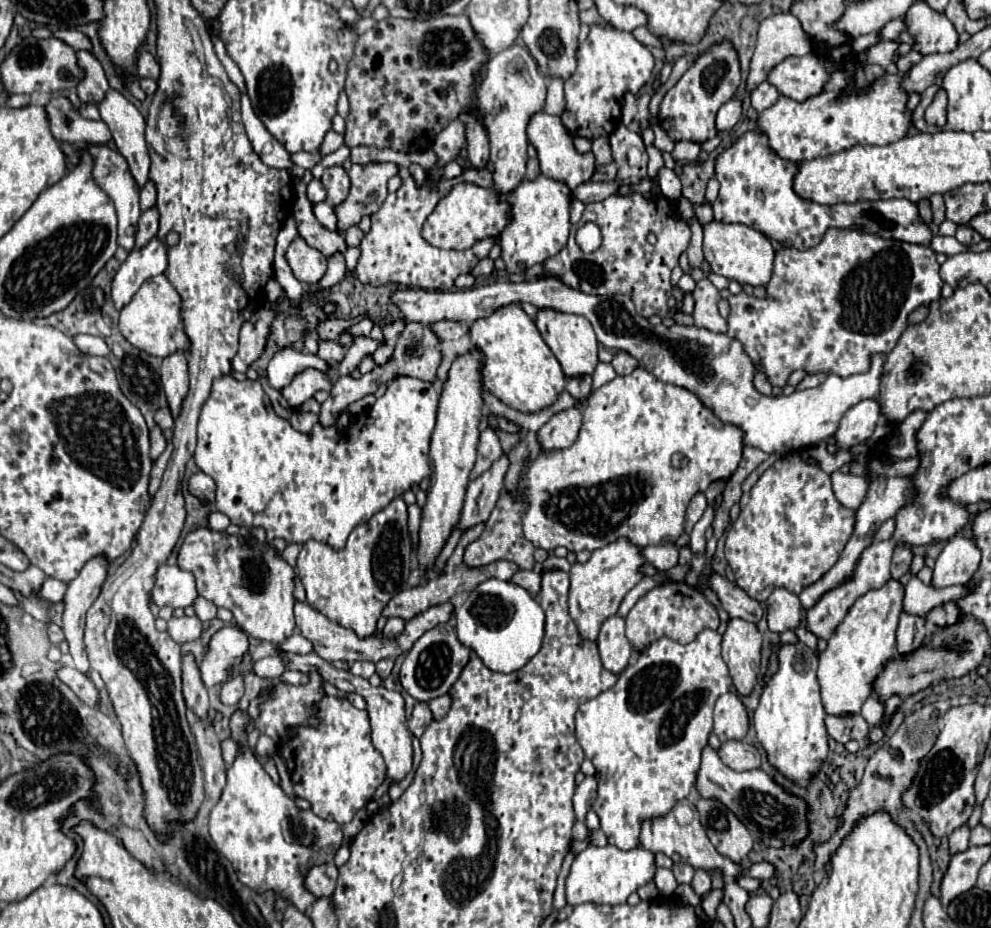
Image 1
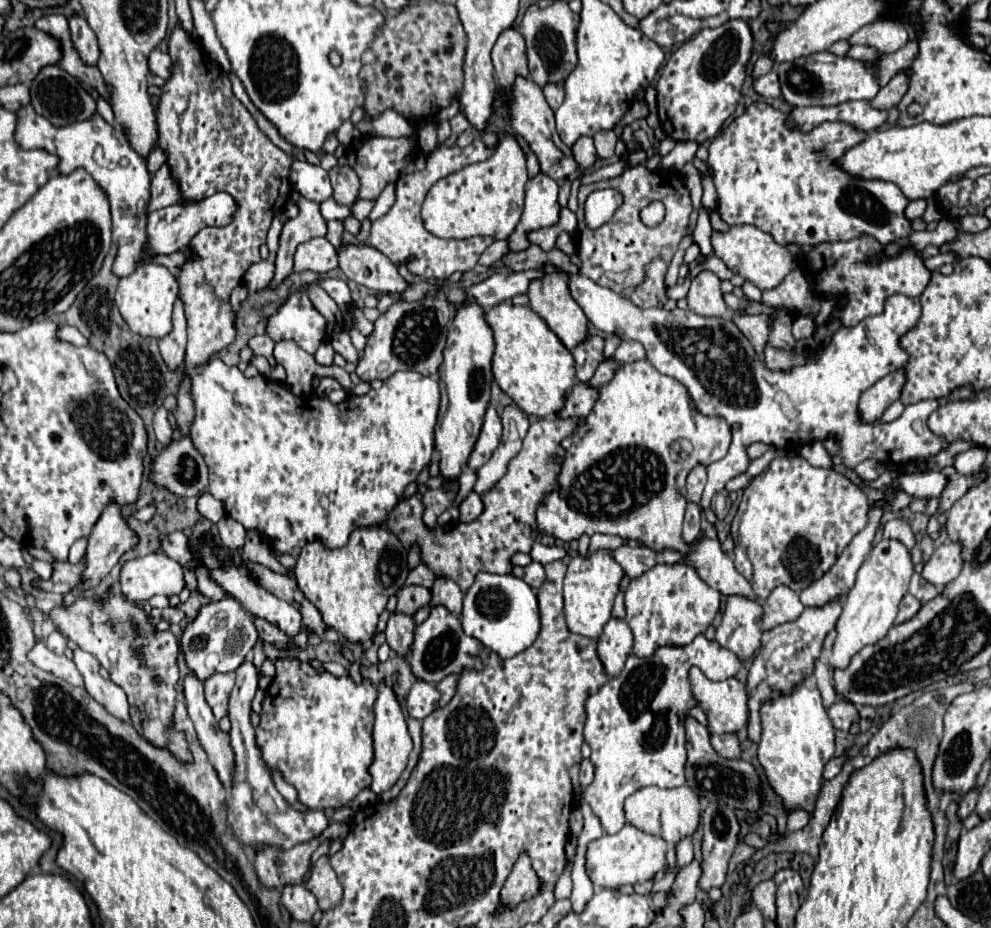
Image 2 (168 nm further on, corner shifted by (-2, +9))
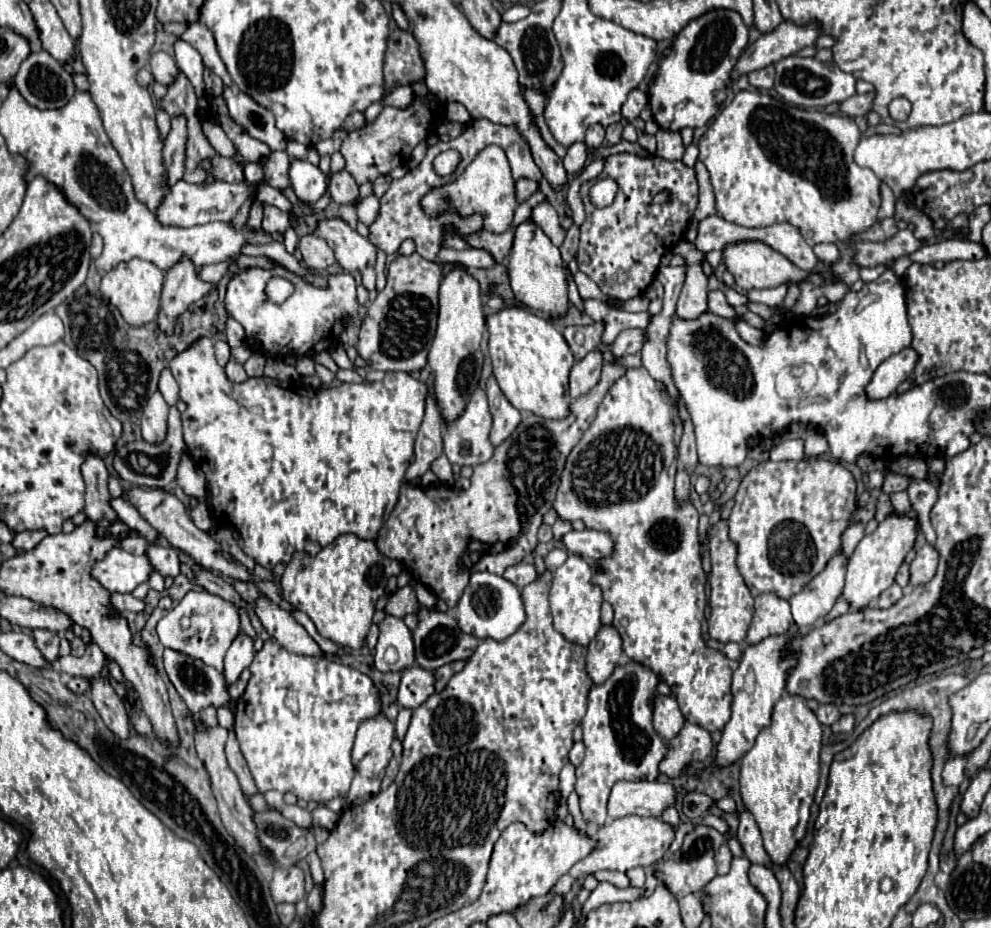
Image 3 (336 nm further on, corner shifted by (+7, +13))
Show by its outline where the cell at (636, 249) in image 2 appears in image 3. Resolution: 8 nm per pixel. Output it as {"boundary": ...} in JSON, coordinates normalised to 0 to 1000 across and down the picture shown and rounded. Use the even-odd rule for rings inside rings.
{"boundary":[[[628,164],[628,166],[620,166],[612,170],[607,190],[622,194],[624,207],[616,222],[603,224],[595,218],[595,209],[593,209],[599,194],[587,198],[585,209],[587,209],[589,224],[591,224],[591,239],[585,244],[585,267],[583,267],[581,280],[583,280],[583,289],[595,302],[599,302],[612,319],[634,323],[640,319],[648,319],[652,315],[652,310],[658,306],[662,297],[662,291],[670,272],[674,272],[680,263],[684,263],[684,259],[688,259],[688,248],[694,246],[694,239],[704,220],[702,185],[700,181],[694,181],[688,172],[676,175],[666,168],[644,168],[644,166]],[[668,205],[676,205],[678,216],[672,220],[660,220],[658,213]]]}

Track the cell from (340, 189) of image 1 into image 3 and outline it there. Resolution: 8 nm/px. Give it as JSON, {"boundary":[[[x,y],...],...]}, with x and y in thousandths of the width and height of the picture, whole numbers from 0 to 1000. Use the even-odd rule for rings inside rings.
{"boundary":[[[349,183],[335,188],[331,207],[333,207],[335,216],[341,220],[357,220],[361,216],[361,198]]]}

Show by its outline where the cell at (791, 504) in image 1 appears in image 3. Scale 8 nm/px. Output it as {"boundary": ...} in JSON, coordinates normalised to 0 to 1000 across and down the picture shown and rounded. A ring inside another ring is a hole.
{"boundary":[[[811,494],[805,498],[773,496],[759,504],[743,530],[743,543],[735,558],[737,580],[745,588],[745,614],[759,642],[781,638],[785,644],[795,647],[827,619],[836,603],[848,595],[848,578],[858,565],[862,541],[864,517],[848,498],[831,494]]]}

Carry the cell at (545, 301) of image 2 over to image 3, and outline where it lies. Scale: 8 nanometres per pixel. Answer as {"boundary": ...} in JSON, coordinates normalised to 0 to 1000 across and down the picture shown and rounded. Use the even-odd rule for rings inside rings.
{"boundary":[[[537,235],[523,241],[519,248],[519,263],[513,276],[513,295],[515,295],[517,315],[523,325],[541,336],[547,336],[553,343],[571,338],[575,325],[573,325],[573,304],[571,304],[571,293],[567,289],[565,269],[555,261],[555,256],[547,250],[547,246],[539,241]]]}

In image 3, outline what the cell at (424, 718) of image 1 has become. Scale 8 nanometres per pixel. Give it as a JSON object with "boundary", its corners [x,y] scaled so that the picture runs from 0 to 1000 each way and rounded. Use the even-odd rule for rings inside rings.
{"boundary":[[[416,718],[406,724],[406,735],[402,744],[402,756],[408,763],[422,763],[430,756],[432,750],[438,748],[438,726],[434,722]]]}

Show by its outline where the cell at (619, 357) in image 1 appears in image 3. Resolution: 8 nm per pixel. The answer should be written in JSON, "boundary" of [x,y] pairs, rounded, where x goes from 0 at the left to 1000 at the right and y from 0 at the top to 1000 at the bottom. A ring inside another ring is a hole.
{"boundary":[[[646,353],[628,356],[618,371],[618,381],[624,386],[632,381],[644,381],[648,377],[648,371],[650,371],[650,358]]]}

